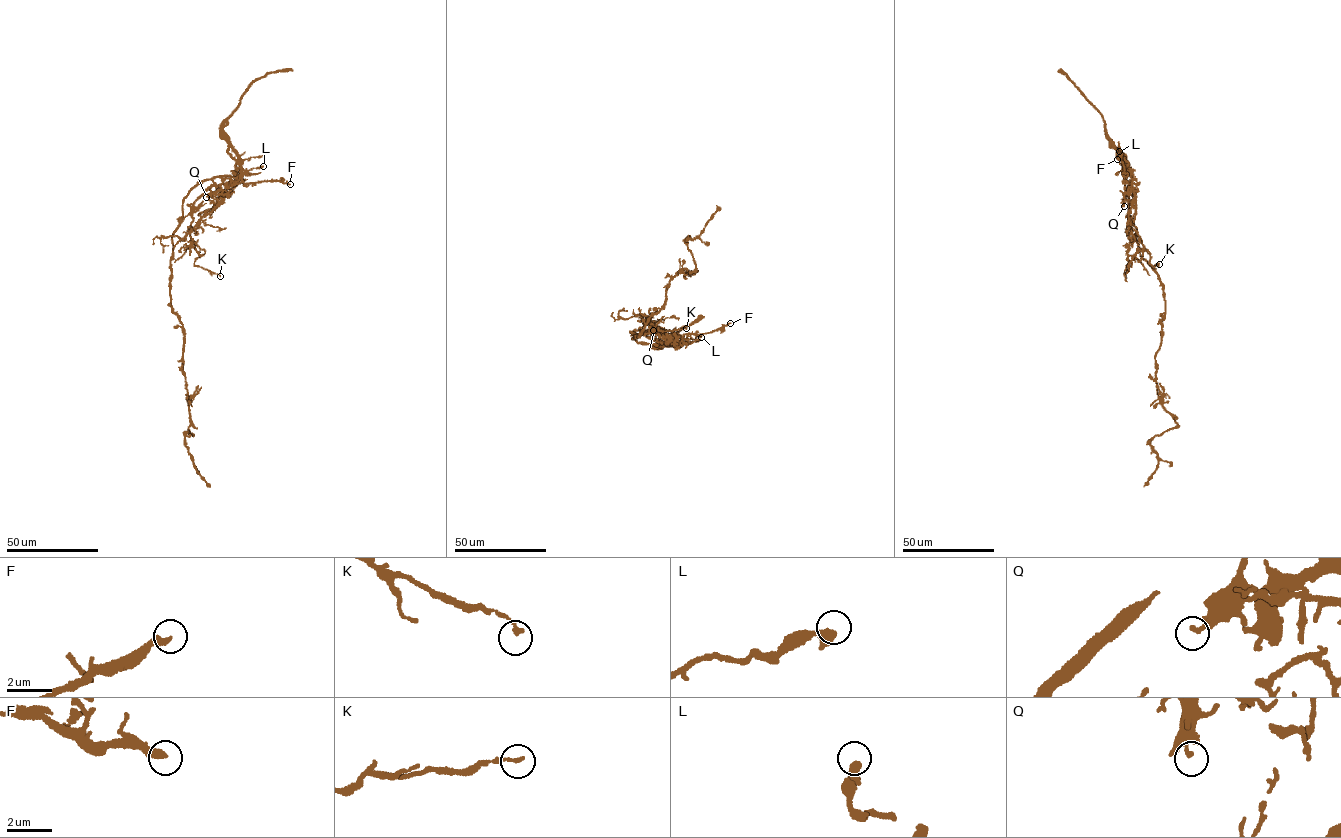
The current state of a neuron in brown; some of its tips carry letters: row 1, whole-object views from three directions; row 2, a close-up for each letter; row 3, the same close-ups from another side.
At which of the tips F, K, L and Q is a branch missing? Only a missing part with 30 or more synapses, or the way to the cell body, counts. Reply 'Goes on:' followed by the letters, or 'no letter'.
Goes on: F

